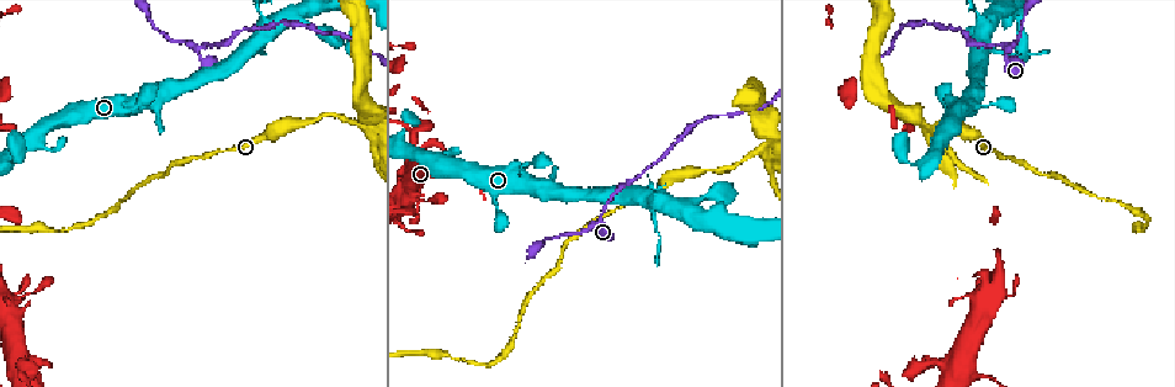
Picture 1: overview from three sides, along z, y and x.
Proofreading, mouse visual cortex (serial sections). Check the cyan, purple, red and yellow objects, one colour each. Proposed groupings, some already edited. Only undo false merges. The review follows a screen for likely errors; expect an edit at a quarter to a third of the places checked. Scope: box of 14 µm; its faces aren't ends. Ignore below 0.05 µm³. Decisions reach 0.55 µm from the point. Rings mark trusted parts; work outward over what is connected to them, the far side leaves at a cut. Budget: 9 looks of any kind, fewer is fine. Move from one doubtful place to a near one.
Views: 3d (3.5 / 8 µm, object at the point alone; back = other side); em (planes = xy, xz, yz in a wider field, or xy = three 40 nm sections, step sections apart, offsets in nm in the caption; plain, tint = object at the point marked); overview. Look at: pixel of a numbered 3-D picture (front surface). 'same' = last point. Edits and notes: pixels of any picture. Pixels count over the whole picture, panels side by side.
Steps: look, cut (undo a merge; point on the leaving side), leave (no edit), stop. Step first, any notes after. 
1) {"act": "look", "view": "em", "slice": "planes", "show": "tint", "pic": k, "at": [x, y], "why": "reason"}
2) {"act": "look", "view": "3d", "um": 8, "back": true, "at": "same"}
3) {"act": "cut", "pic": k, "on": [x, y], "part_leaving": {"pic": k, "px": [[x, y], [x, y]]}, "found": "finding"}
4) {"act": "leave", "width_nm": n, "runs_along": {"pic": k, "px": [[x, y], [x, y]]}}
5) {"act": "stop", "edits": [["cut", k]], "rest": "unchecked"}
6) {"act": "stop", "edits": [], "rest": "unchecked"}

{"act": "look", "view": "3d", "um": 3.5, "pic": 1, "at": [658, 197]}

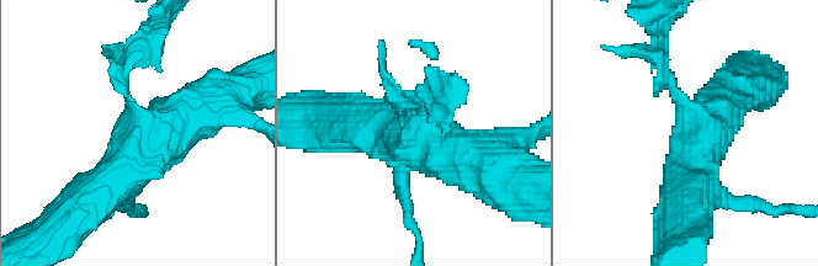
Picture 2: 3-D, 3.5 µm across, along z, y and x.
{"act": "look", "view": "em", "slice": "planes", "show": "tint", "pic": 2, "at": [144, 119]}

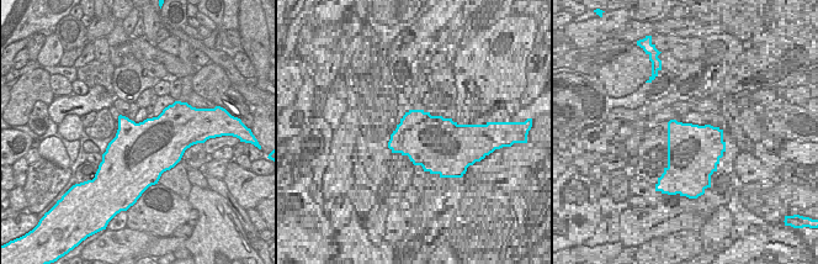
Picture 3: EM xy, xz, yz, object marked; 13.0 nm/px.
{"act": "look", "view": "em", "slice": "xy", "step": 3, "show": "tint", "at": "same", "why": "another direction"}

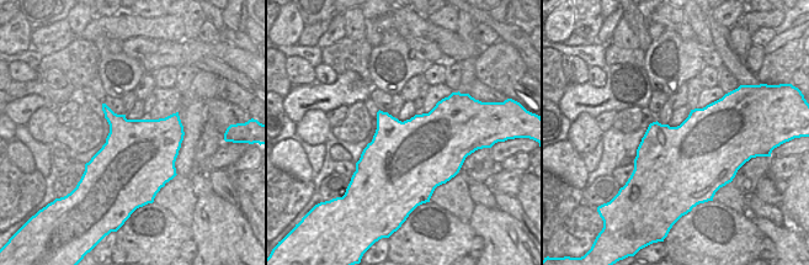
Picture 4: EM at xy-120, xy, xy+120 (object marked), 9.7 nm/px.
{"act": "cut", "pic": 2, "on": [392, 95], "part_leaving": {"pic": 2, "px": [[400, 116], [381, 59]]}, "found": "two cells meet here"}

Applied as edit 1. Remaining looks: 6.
{"act": "look", "view": "overview", "why": "redraw"}

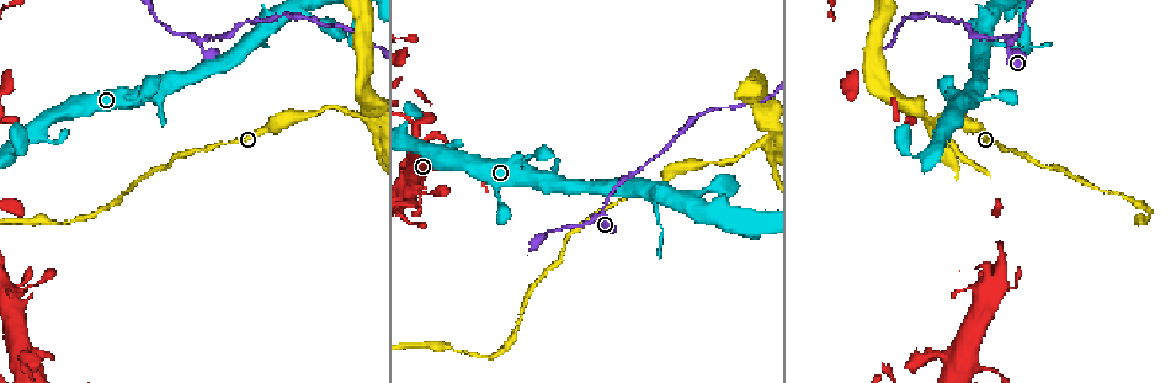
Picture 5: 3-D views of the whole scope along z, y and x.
{"act": "look", "view": "3d", "um": 3.5, "pic": 5, "at": [761, 140], "why": "four or more arms meet"}

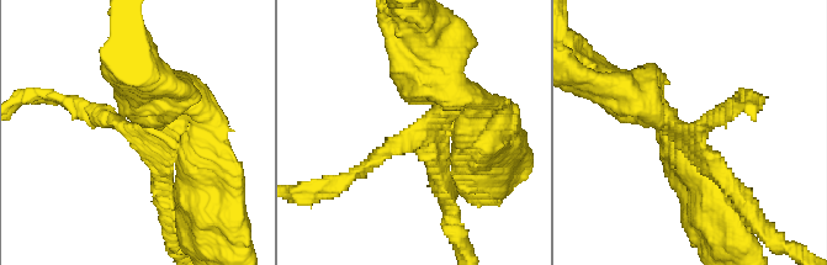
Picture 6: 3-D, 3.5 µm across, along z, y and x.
{"act": "look", "view": "em", "slice": "xy", "step": 2, "show": "tint", "pic": 6, "at": [130, 128]}

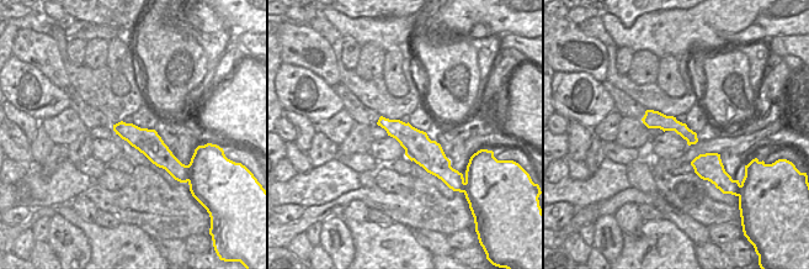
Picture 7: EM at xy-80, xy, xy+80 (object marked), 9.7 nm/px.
{"act": "look", "view": "em", "slice": "xy", "step": 1, "show": "tint", "at": "same", "why": "another direction"}

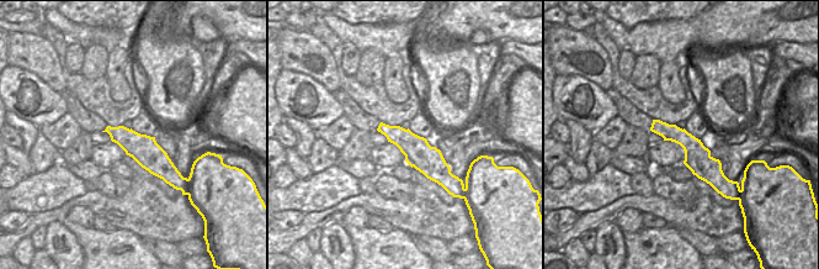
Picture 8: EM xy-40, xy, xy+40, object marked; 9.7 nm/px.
{"act": "cut", "pic": 6, "on": [202, 116], "part_leaving": {"pic": 6, "px": [[155, 128], [167, 97], [148, 79]]}, "found": "a second cell is stuck on"}

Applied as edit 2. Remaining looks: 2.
{"act": "look", "view": "3d", "um": 3.5, "pic": 5, "at": [411, 195], "why": "thin neck"}

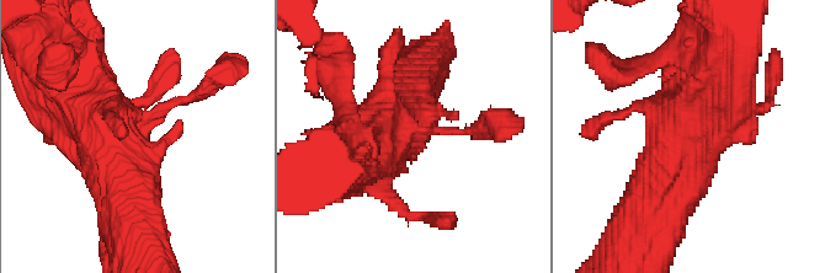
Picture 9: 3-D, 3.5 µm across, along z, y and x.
{"act": "look", "view": "em", "slice": "xy", "step": 2, "show": "tint", "pic": 9, "at": [132, 118], "why": "now the EM"}

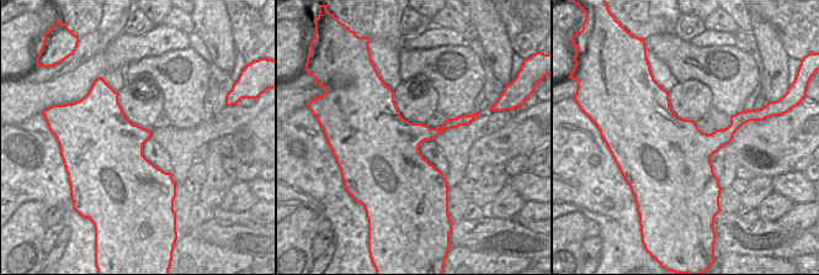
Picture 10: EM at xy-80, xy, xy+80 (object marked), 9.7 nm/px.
{"act": "leave", "runs_along": {"pic": 9, "px": [[656, 209], [725, 78]]}, "found": "continuous, no second cell"}

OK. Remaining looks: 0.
{"act": "stop", "edits": [["cut", 2], ["cut", 6]], "rest": "unchecked"}

